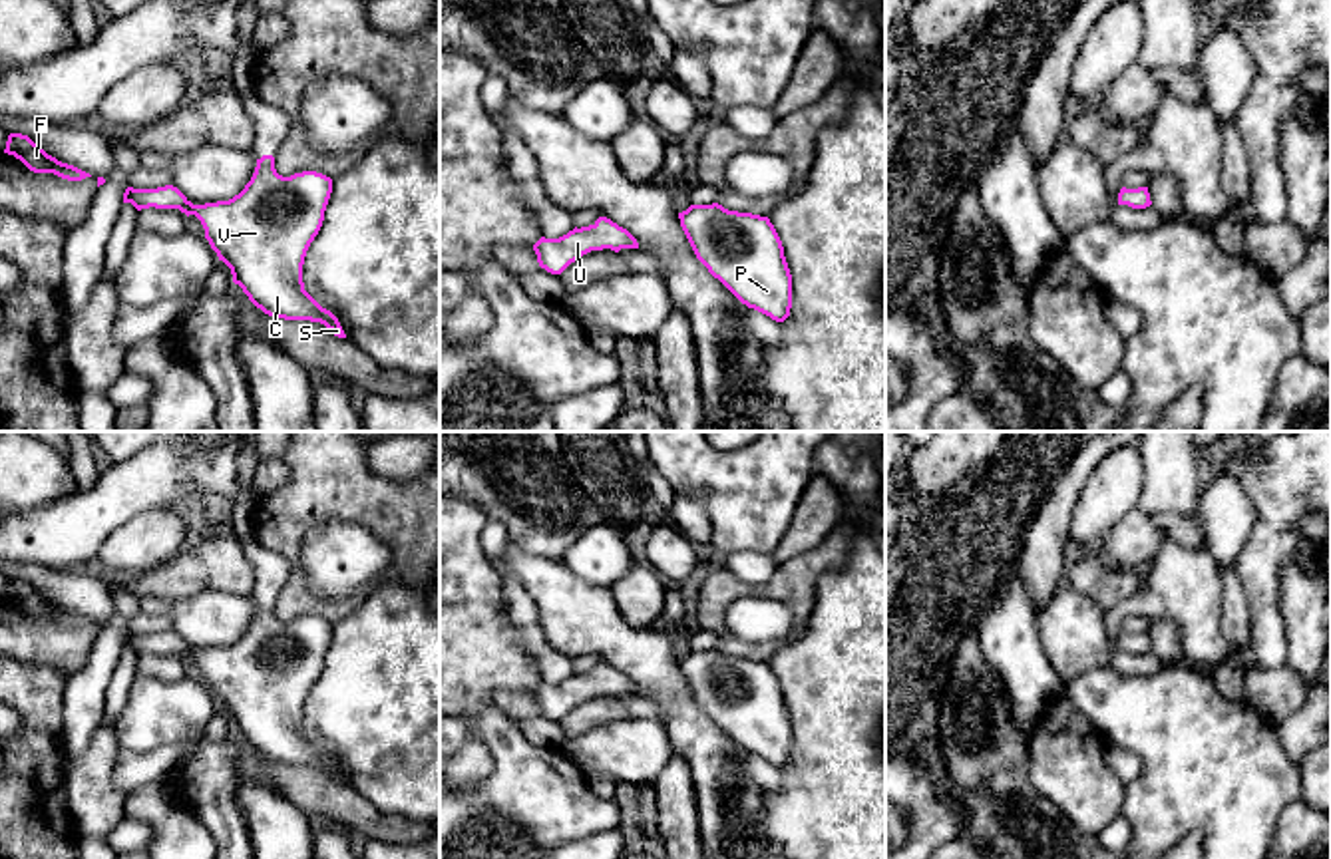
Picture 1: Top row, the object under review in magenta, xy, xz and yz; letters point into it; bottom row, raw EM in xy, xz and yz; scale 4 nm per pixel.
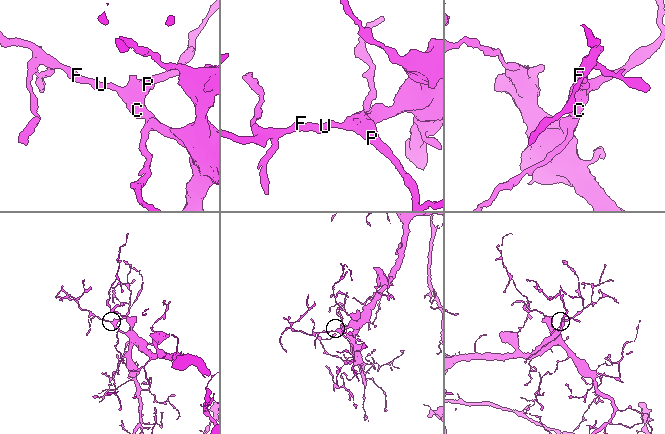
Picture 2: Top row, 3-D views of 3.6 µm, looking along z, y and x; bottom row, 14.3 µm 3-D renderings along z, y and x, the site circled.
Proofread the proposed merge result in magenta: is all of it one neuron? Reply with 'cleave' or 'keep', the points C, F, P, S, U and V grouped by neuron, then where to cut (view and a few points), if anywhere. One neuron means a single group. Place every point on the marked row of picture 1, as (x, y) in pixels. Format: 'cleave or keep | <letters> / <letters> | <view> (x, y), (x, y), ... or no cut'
keep | C F P S U V | no cut

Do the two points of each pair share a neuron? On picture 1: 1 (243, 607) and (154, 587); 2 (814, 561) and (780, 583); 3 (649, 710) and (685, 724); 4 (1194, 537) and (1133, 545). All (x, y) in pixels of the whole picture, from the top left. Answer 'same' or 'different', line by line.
1: different
2: same
3: different
4: same

